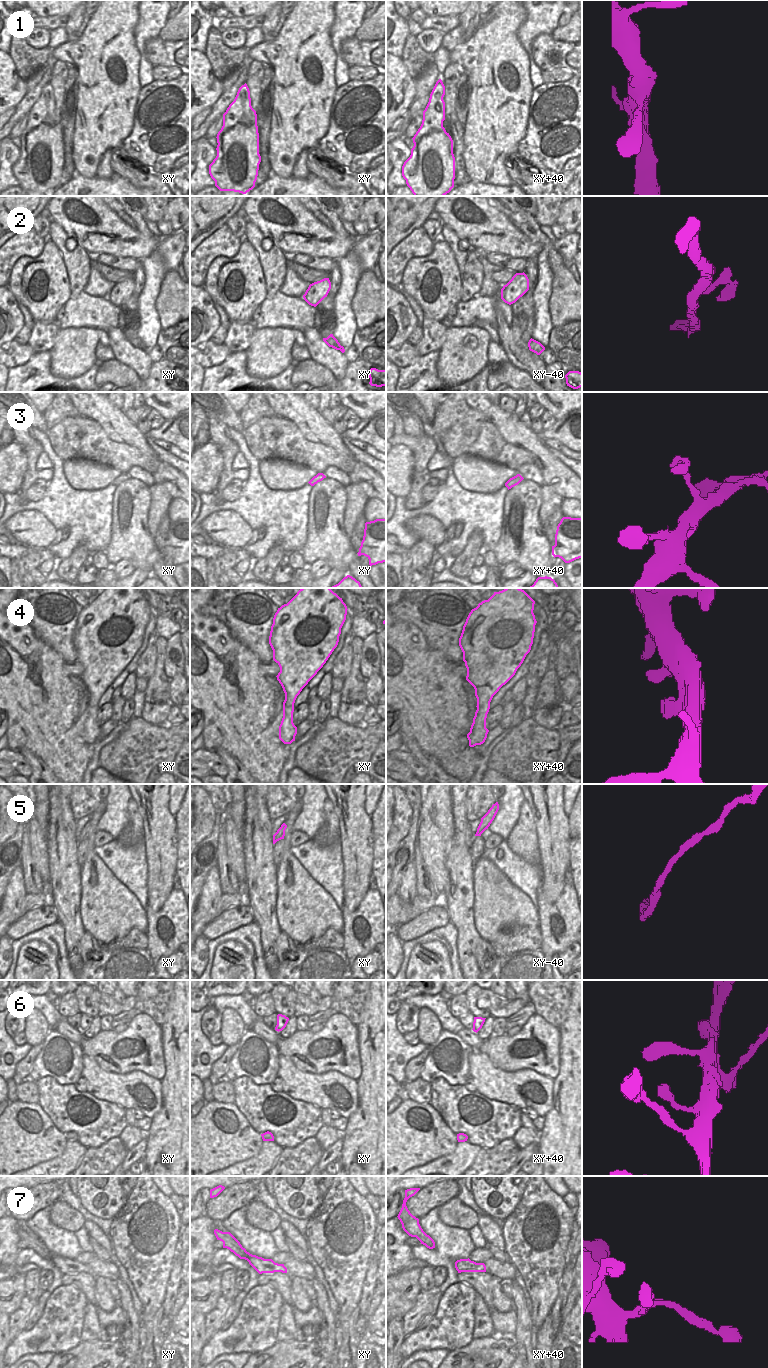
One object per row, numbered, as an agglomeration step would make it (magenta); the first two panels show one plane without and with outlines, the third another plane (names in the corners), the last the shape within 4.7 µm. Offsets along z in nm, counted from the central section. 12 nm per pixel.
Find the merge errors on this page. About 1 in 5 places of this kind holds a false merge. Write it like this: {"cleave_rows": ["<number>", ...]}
{"cleave_rows": []}

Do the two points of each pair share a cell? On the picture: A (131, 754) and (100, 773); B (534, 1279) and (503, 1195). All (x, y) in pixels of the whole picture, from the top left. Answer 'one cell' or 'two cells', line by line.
A: two cells
B: two cells

